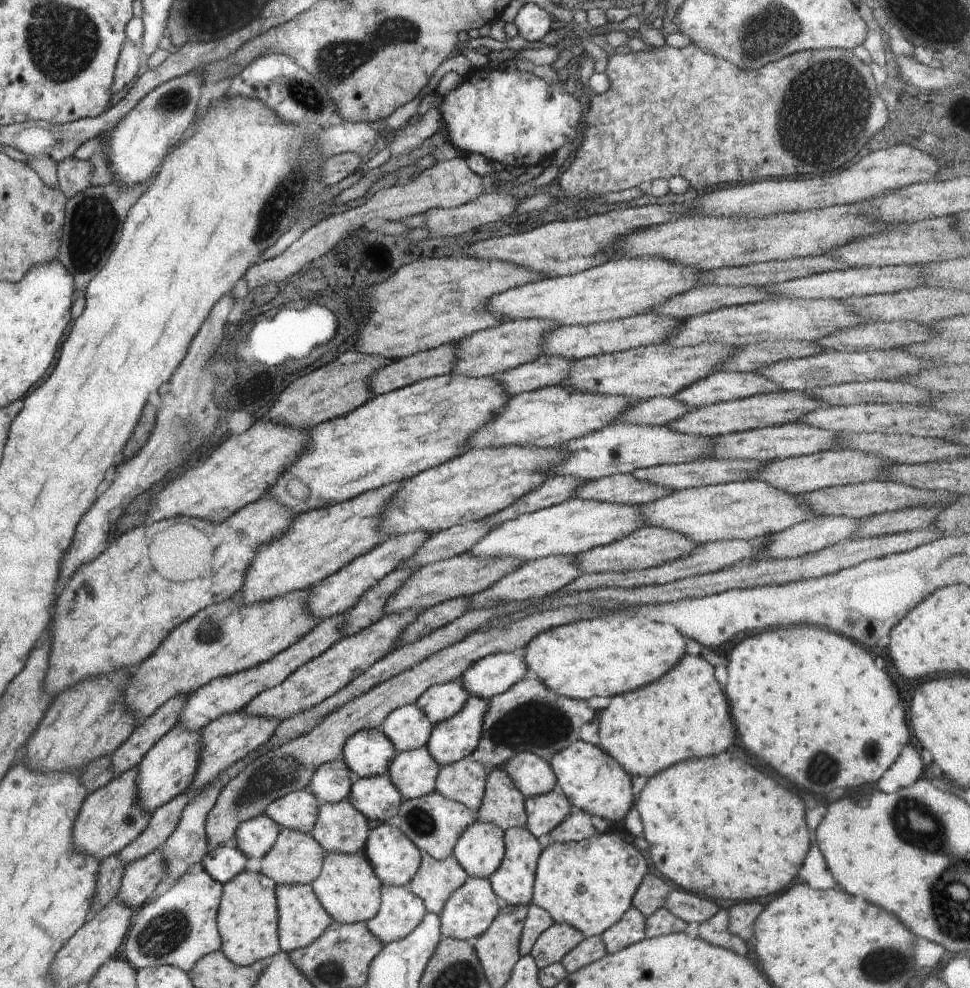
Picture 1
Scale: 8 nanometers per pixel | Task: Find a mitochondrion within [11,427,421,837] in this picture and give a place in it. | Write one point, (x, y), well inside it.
(272, 777)

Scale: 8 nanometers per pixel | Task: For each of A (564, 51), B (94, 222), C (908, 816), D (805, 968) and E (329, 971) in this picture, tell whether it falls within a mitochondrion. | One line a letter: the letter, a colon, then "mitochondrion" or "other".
A: other
B: mitochondrion
C: mitochondrion
D: other
E: mitochondrion

